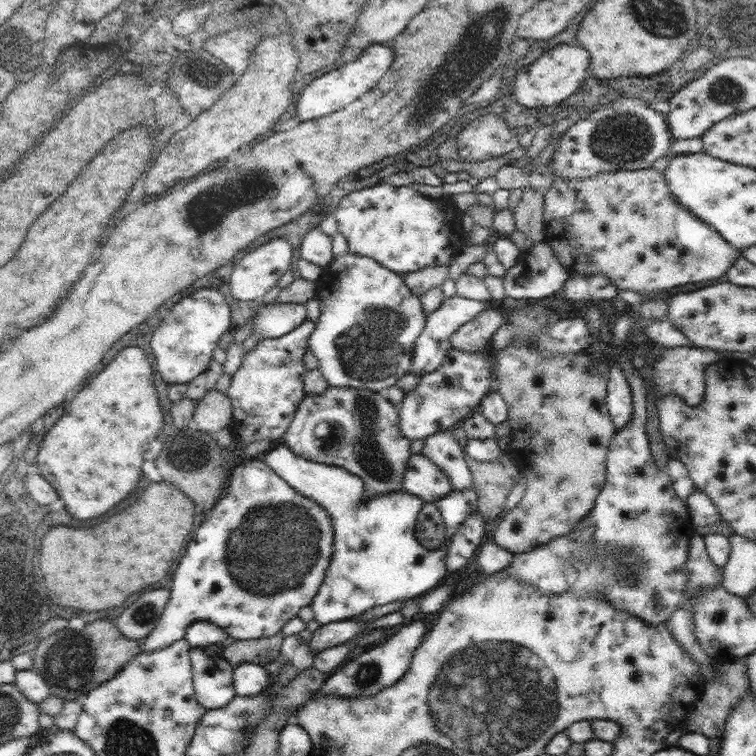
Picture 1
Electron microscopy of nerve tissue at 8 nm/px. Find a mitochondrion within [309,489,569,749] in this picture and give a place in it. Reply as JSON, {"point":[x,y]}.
{"point":[367,675]}

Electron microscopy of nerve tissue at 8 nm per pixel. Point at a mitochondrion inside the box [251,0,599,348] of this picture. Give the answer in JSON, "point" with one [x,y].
{"point":[480,44]}

